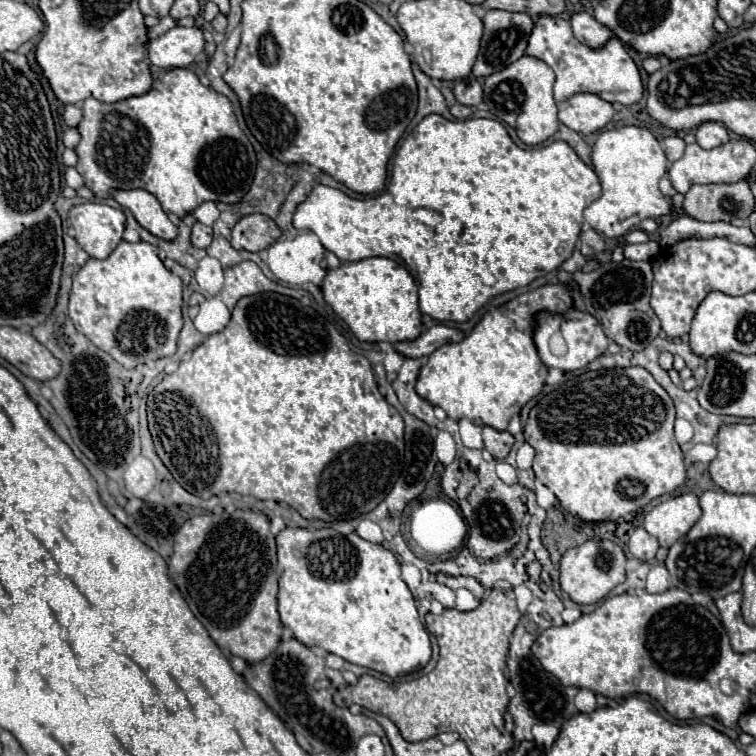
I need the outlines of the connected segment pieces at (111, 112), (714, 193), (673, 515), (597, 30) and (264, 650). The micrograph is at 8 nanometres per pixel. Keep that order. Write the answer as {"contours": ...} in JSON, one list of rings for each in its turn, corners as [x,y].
{"contours":[[[[190,68],[166,70],[164,76],[152,84],[150,92],[114,104],[86,98],[82,110],[84,118],[78,126],[82,142],[76,146],[80,156],[76,170],[84,176],[86,186],[96,194],[96,198],[108,198],[114,188],[144,188],[156,196],[164,212],[172,212],[182,218],[182,214],[190,214],[206,200],[236,204],[252,186],[256,154],[236,122],[232,102],[214,88],[202,86]]],[[[746,180],[736,184],[694,184],[684,194],[682,210],[702,222],[730,222],[732,218],[748,218],[754,210],[754,196]]],[[[688,492],[652,508],[644,516],[642,526],[660,540],[662,548],[670,548],[698,522],[698,518],[700,518],[698,496]]],[[[574,12],[570,18],[574,36],[580,42],[586,42],[586,46],[602,46],[602,42],[608,42],[612,38],[610,30],[606,26],[598,24],[588,12]]],[[[236,510],[232,514],[198,514],[186,520],[174,534],[174,552],[168,560],[168,576],[178,586],[194,616],[206,626],[212,640],[232,656],[258,664],[270,656],[282,636],[282,622],[276,608],[278,576],[276,576],[276,544],[270,532],[270,520],[262,512]]]]}

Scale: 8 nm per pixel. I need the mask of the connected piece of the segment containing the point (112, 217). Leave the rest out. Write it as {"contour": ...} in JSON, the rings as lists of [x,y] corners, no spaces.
{"contour":[[[84,202],[70,210],[68,216],[76,230],[76,242],[92,258],[106,258],[118,246],[124,232],[124,212],[108,204]]]}

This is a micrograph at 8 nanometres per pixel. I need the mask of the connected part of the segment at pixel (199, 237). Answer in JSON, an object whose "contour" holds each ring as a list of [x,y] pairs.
{"contour":[[[194,222],[190,242],[192,242],[194,248],[208,248],[210,242],[212,242],[212,228],[204,226],[202,222]]]}

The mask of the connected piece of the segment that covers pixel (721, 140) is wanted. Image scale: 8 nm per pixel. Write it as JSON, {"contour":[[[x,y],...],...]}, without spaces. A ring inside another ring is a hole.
{"contour":[[[704,122],[696,130],[696,142],[706,150],[716,148],[720,144],[726,144],[728,140],[730,140],[728,130],[718,122]]]}

